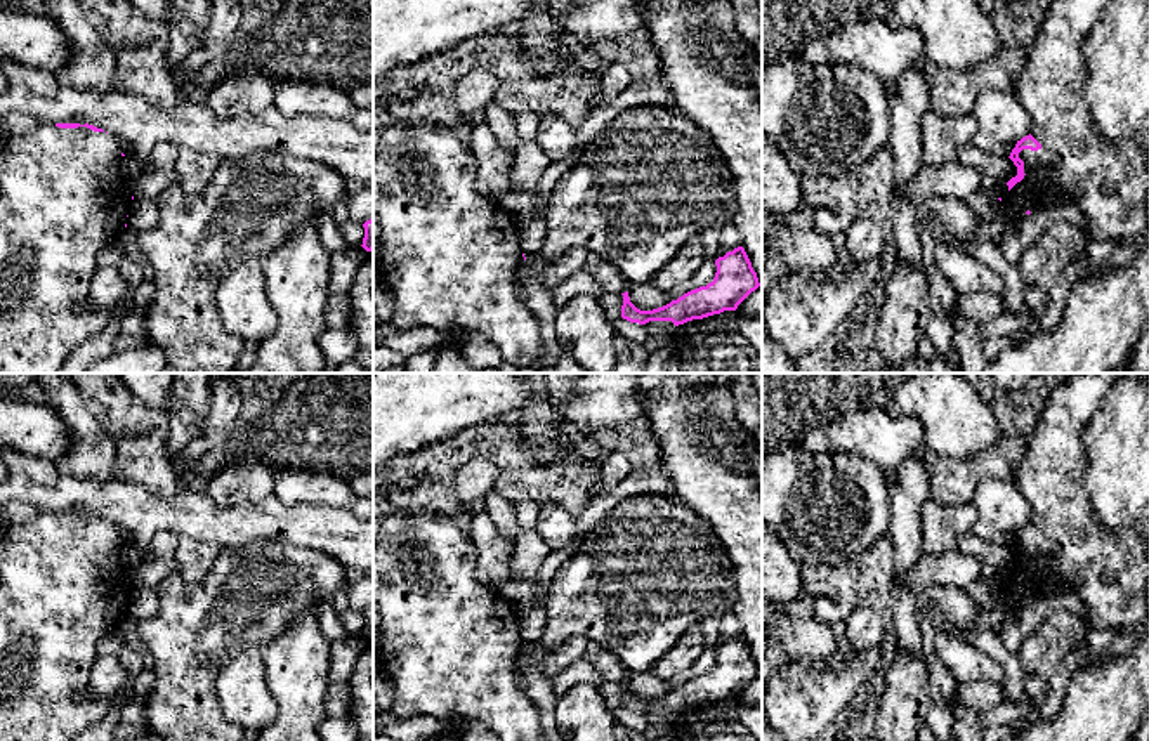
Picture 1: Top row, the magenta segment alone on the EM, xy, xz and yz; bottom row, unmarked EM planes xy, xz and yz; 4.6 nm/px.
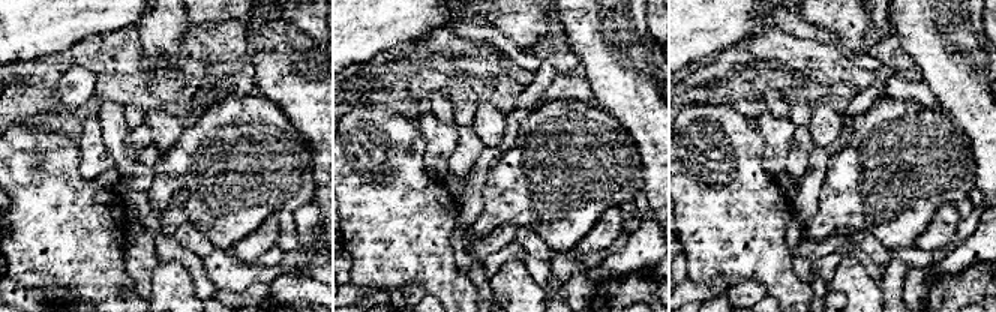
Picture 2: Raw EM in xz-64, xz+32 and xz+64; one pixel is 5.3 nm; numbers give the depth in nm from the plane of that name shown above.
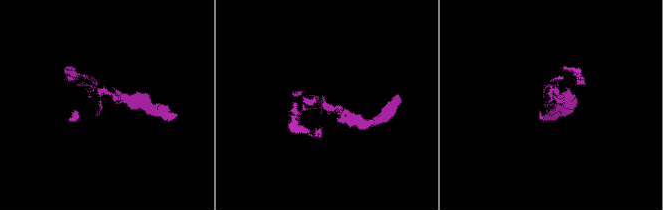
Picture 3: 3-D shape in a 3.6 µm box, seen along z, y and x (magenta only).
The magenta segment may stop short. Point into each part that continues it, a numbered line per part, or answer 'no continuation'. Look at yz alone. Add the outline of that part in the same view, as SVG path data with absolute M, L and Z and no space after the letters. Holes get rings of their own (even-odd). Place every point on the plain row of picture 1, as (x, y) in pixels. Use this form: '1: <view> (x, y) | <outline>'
1: yz (1109, 571) | M1078 373L1050 390L1015 475L1015 484L1031 507L1031 524L1041 536L1019 541L1028 566L1001 587L1001 592L1029 600L1073 592L1087 607L1087 628L1102 630L1137 630L1147 623L1149 548L1135 526L1121 533L1107 531L1093 514L1083 486L1088 455L1081 437L1119 377L1121 373Z

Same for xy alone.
1: xy (63, 585) | M38 512L24 524L0 524L0 741L73 741L83 729L101 722L111 710L109 701L89 698L90 672L97 659L97 642L118 630L127 613L132 590L130 571L121 557L121 536L115 524L94 521L87 515L59 517L54 512Z

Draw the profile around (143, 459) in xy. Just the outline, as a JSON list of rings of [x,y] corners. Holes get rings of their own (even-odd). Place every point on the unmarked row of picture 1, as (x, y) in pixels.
[[[158,430],[116,439],[113,477],[137,482],[156,496],[174,496],[182,488],[165,436]]]

